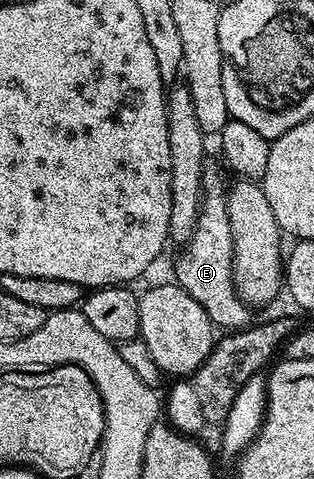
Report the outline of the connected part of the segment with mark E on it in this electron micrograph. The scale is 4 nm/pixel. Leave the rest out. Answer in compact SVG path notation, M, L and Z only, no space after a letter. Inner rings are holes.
M205 156L204 191L200 218L196 221L196 229L192 232L192 237L183 246L184 254L176 261L176 277L174 277L174 281L202 306L208 318L212 320L213 326L220 328L221 325L221 330L235 331L245 328L249 324L248 313L250 313L250 309L236 294L236 284L232 282L232 235L230 233L230 215L226 211L228 189L226 188L226 181L224 185L224 173L226 174L226 169L219 156Z

